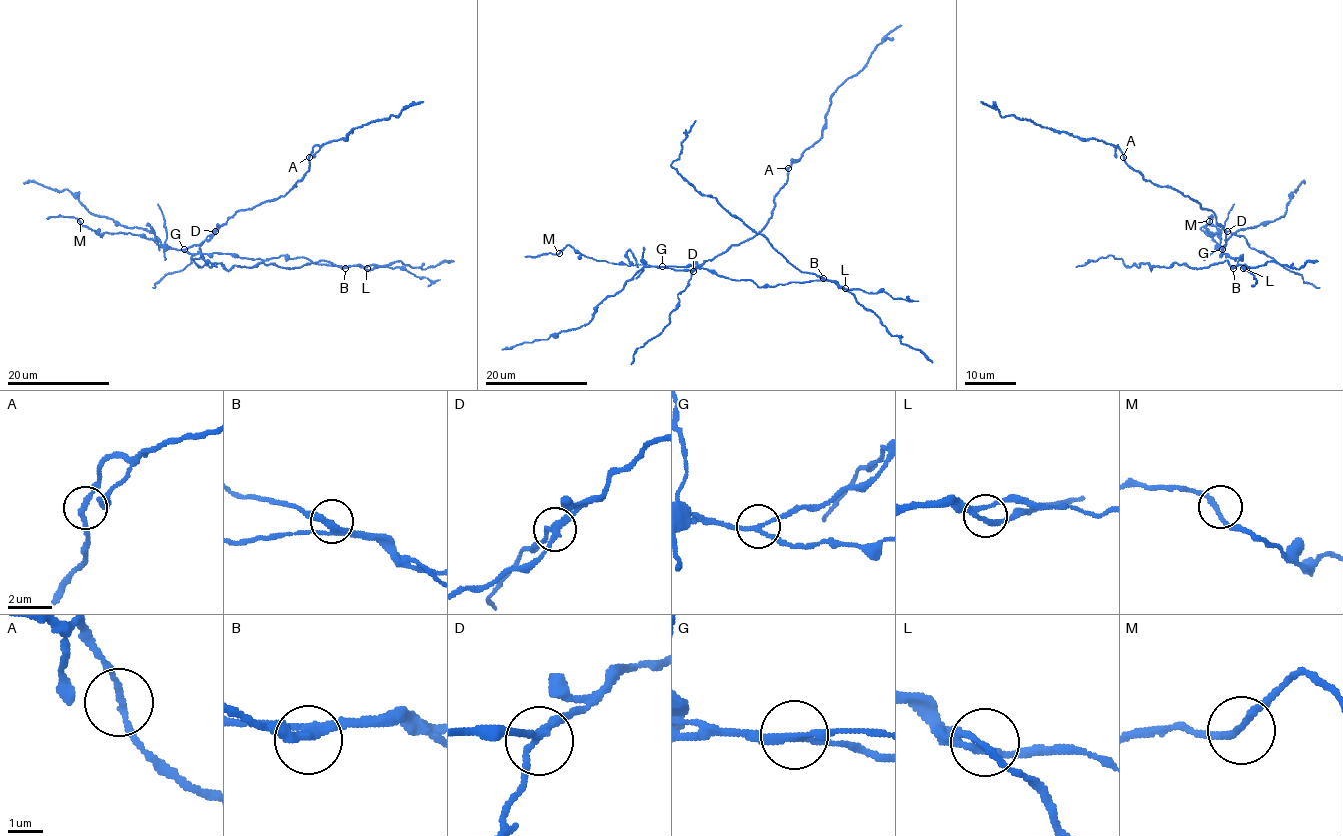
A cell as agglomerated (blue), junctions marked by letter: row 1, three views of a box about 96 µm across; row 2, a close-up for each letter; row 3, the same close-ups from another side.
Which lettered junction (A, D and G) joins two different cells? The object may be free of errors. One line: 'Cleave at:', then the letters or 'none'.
Cleave at: G

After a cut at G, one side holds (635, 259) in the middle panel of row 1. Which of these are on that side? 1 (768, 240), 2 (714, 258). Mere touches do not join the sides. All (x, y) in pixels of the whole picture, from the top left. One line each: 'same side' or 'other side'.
1: same side
2: other side

